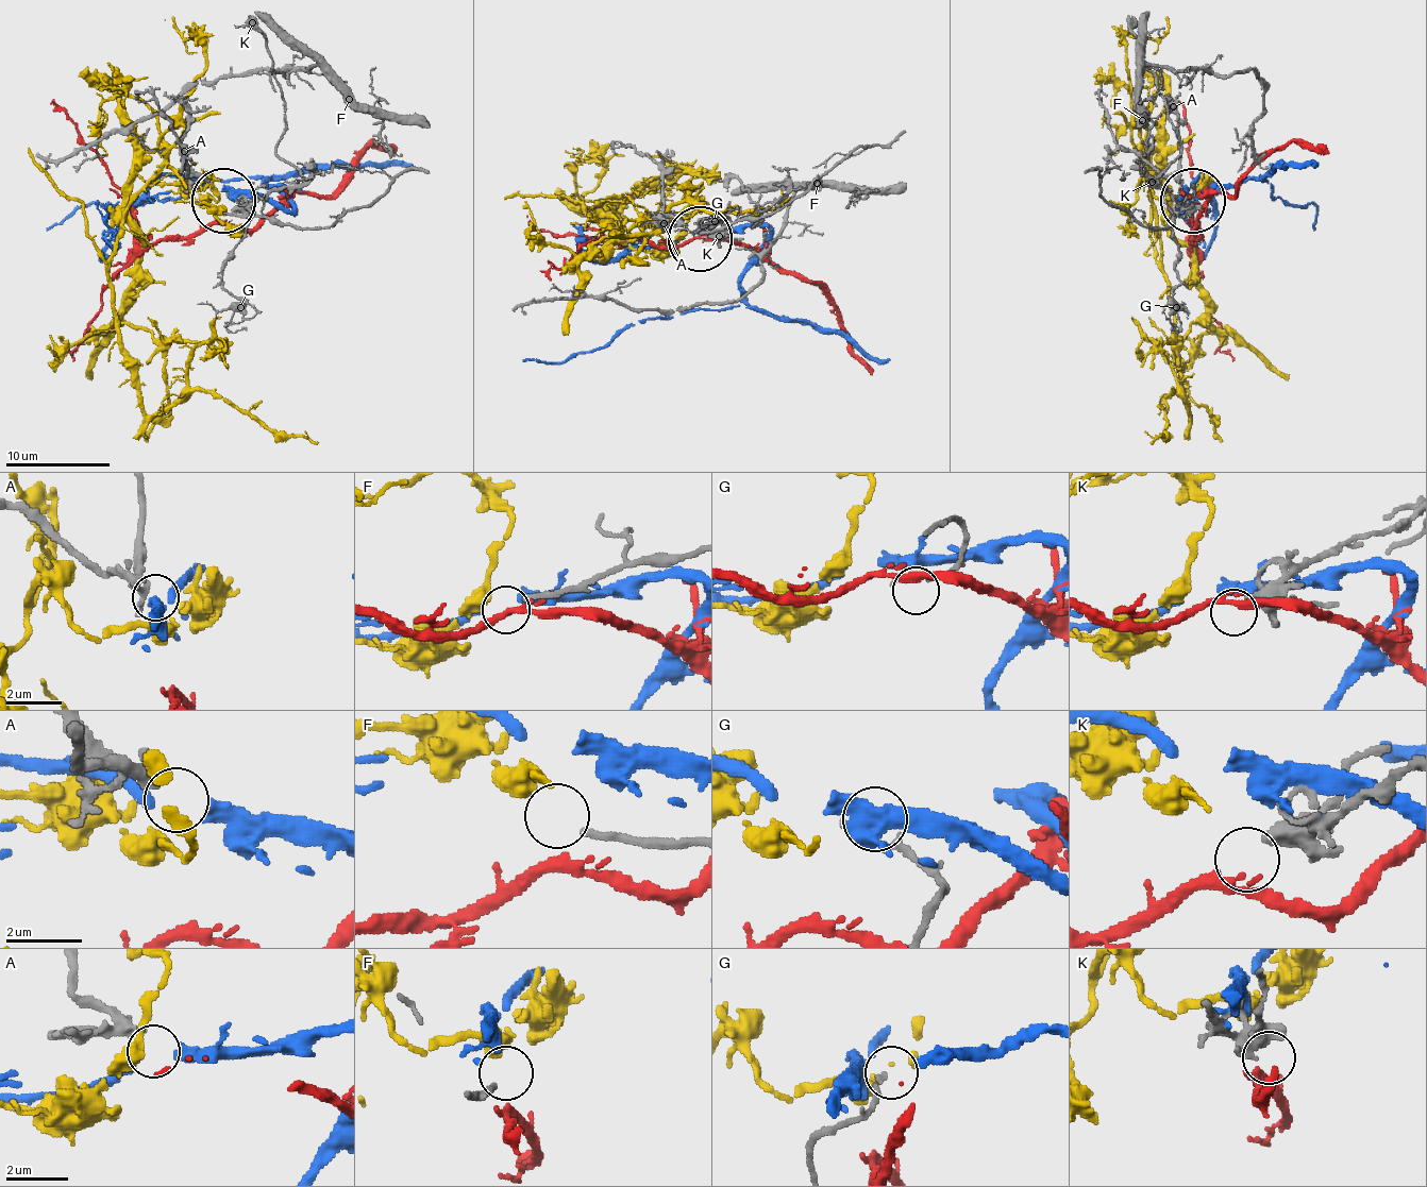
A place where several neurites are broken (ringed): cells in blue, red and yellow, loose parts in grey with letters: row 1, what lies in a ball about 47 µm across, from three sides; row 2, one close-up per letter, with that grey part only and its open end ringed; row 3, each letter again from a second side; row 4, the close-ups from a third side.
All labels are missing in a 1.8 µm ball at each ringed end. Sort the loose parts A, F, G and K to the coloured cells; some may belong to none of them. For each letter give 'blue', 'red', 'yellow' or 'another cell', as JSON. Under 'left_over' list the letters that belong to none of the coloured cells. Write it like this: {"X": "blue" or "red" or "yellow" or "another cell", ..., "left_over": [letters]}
{"A": "blue", "F": "another cell", "G": "another cell", "K": "red", "left_over": ["F", "G"]}

